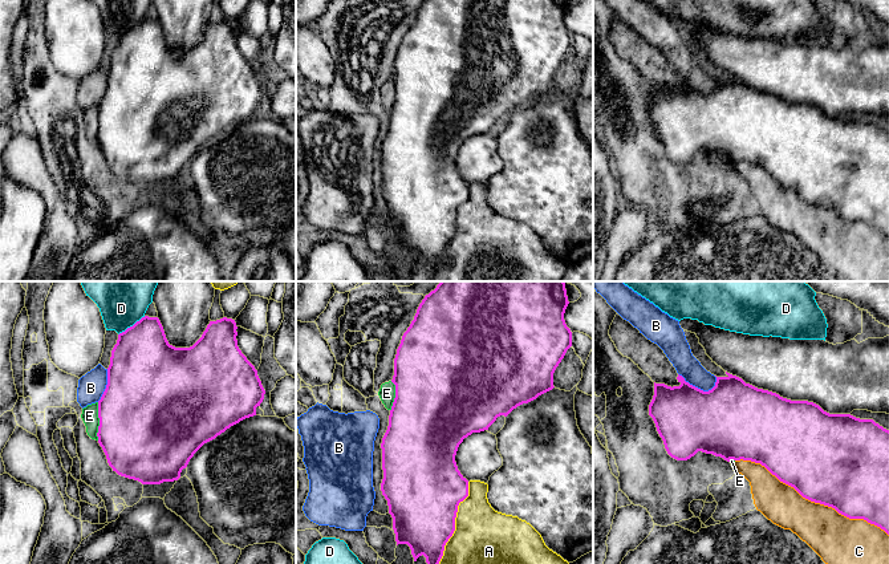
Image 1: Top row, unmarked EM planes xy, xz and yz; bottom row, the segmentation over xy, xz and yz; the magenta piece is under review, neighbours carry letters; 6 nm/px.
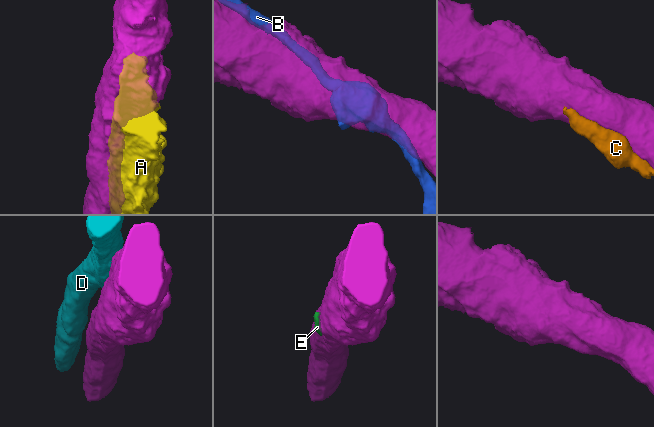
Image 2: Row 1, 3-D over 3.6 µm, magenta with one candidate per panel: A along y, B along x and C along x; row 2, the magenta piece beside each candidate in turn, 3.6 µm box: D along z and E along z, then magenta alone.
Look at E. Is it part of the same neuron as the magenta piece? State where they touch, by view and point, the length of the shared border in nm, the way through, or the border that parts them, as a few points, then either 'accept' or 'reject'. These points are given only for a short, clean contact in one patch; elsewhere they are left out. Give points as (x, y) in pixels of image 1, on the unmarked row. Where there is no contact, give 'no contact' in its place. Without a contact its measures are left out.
xy (100, 124) | 240 nm | along xy (97, 105), (98, 142) | reject

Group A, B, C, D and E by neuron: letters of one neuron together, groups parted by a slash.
A / B / C E / D

